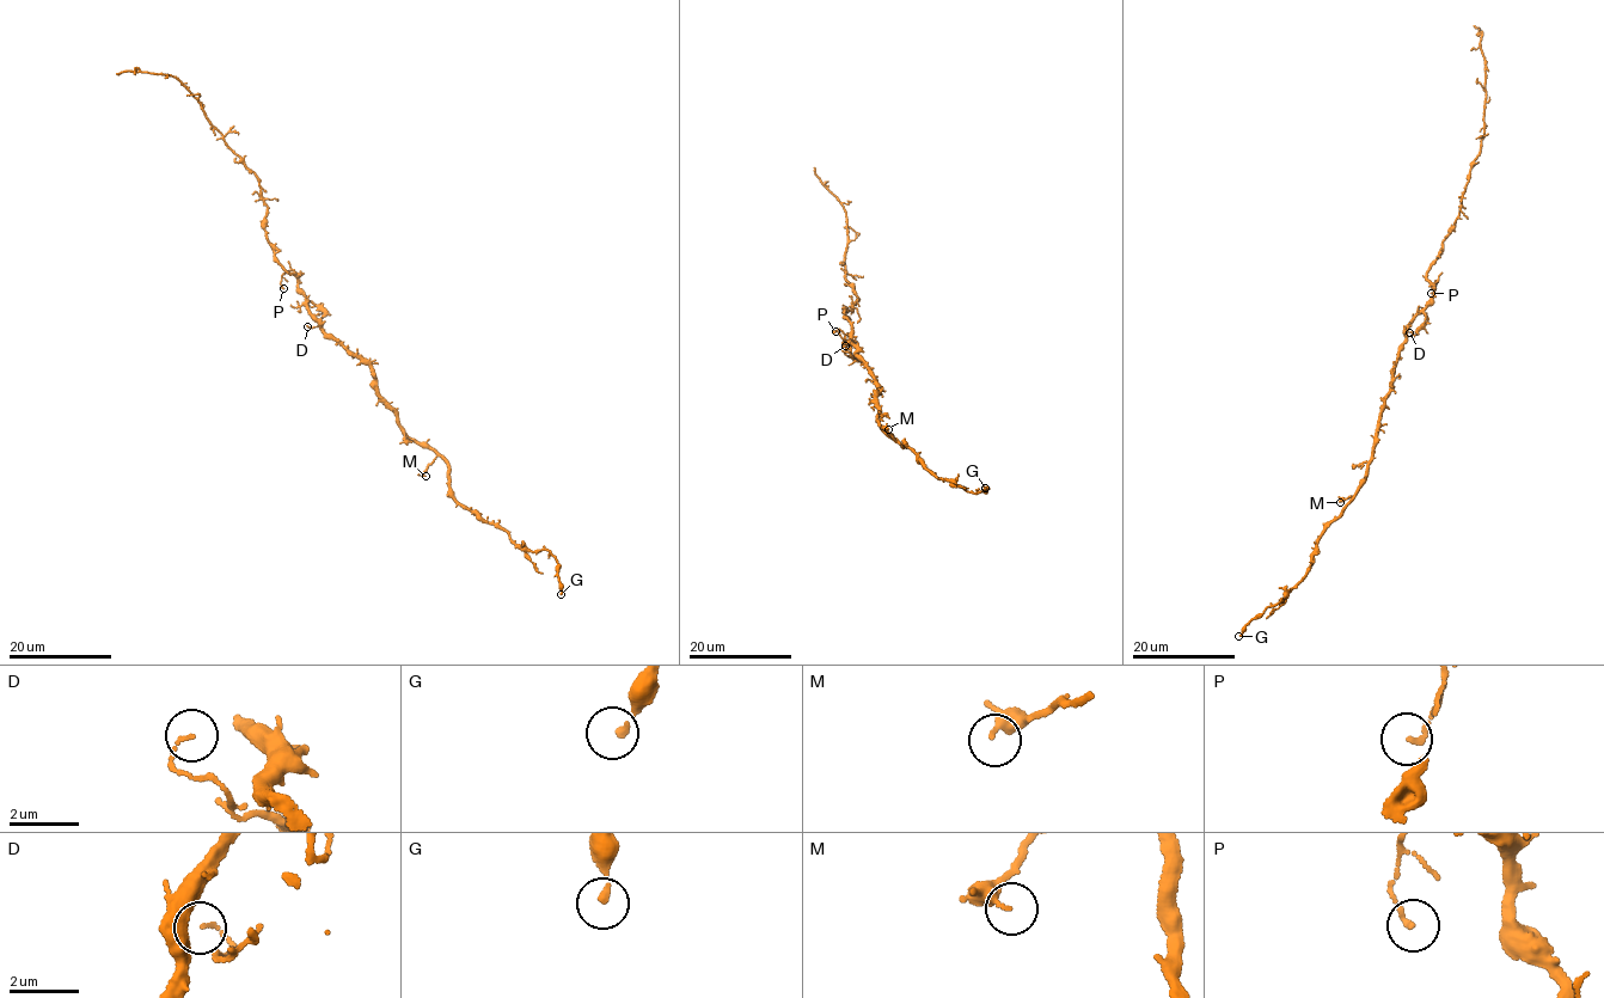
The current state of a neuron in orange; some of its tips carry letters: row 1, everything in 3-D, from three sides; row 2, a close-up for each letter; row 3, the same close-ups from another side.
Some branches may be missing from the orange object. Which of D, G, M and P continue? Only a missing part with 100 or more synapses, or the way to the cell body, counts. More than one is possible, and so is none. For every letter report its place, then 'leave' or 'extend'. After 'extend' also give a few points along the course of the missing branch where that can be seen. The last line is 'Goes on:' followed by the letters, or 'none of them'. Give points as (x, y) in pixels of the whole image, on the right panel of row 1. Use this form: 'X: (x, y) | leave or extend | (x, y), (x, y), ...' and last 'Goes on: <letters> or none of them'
D: (1409, 332) | leave
G: (1238, 636) | leave
M: (1340, 502) | leave
P: (1431, 293) | leave
Goes on: none of them

